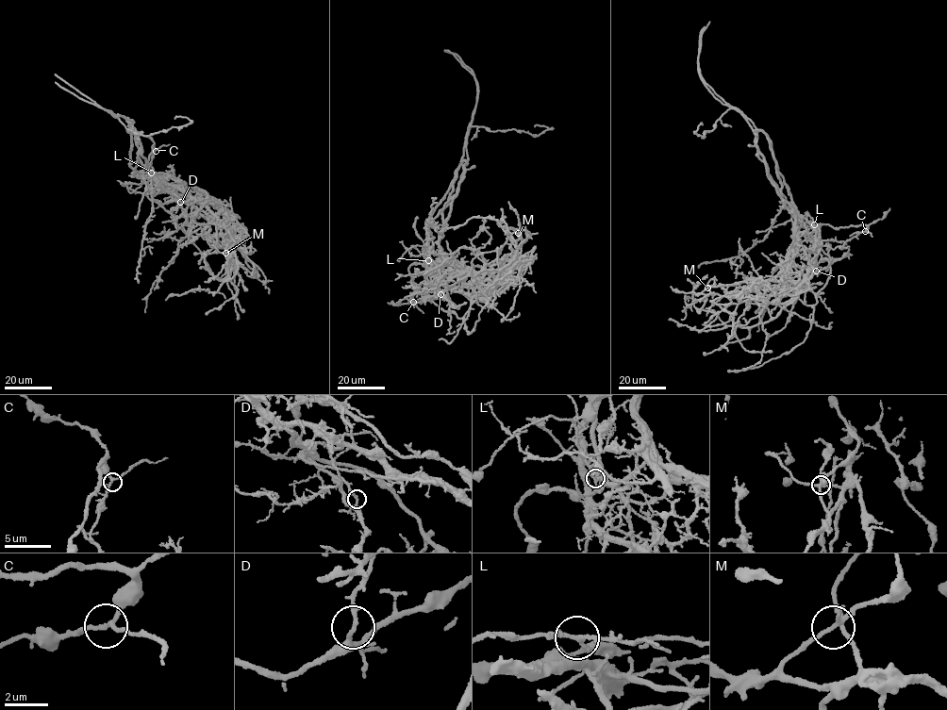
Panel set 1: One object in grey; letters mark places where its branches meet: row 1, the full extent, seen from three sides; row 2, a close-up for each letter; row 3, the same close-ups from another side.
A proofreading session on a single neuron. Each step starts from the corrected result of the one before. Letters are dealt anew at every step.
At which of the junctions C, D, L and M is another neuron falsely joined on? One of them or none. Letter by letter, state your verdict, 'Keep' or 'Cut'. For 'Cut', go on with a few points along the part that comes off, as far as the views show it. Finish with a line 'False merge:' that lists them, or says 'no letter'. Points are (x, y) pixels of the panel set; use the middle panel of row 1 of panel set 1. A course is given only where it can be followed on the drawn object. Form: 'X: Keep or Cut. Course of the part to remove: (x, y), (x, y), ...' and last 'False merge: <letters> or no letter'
C: Keep
D: Cut. Course of the part to remove: (440, 294), (459, 272), (439, 242), (460, 162), (427, 250), (439, 279), (470, 299), (507, 277), (505, 289)
L: Keep
M: Keep
False merge: D

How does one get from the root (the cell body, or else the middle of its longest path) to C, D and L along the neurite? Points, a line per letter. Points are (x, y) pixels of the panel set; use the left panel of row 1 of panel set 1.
C: (157, 179), (161, 183), (150, 175), (138, 173), (145, 167), (153, 144), (156, 151)
D: (157, 179), (163, 184), (160, 185), (169, 184), (168, 189), (174, 189), (180, 202)
L: (157, 179), (161, 183), (157, 180), (171, 174), (151, 173)

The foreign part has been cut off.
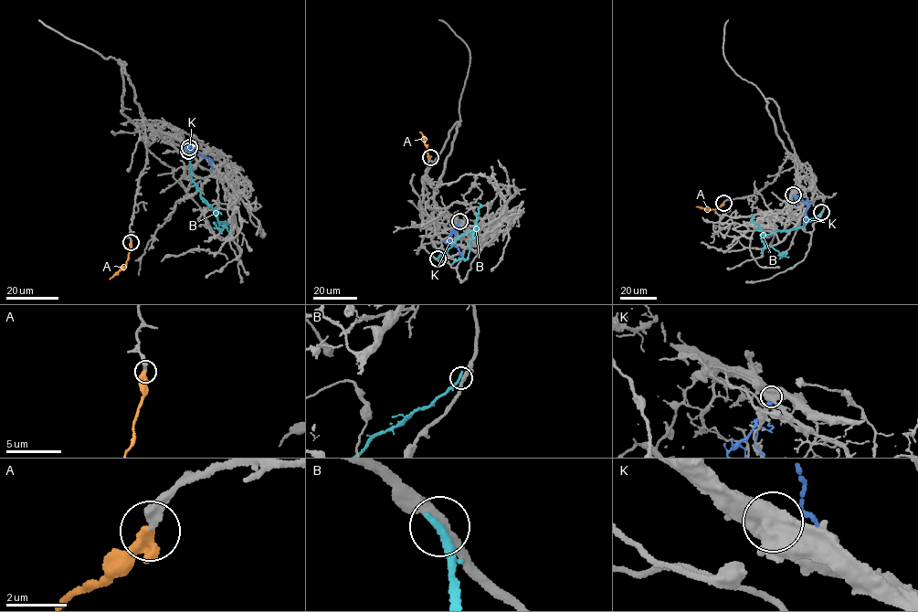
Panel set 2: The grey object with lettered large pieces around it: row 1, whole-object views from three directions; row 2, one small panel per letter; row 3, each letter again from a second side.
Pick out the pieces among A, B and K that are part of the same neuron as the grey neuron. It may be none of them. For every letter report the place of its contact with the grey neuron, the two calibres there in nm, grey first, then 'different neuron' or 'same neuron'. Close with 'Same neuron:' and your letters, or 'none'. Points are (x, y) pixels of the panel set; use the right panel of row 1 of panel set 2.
A: (723, 203) | 360/480 nm | same neuron
B: (821, 212) | 320/300 nm | different neuron
K: (793, 195) | 600/460 nm | different neuron
Same neuron: A

